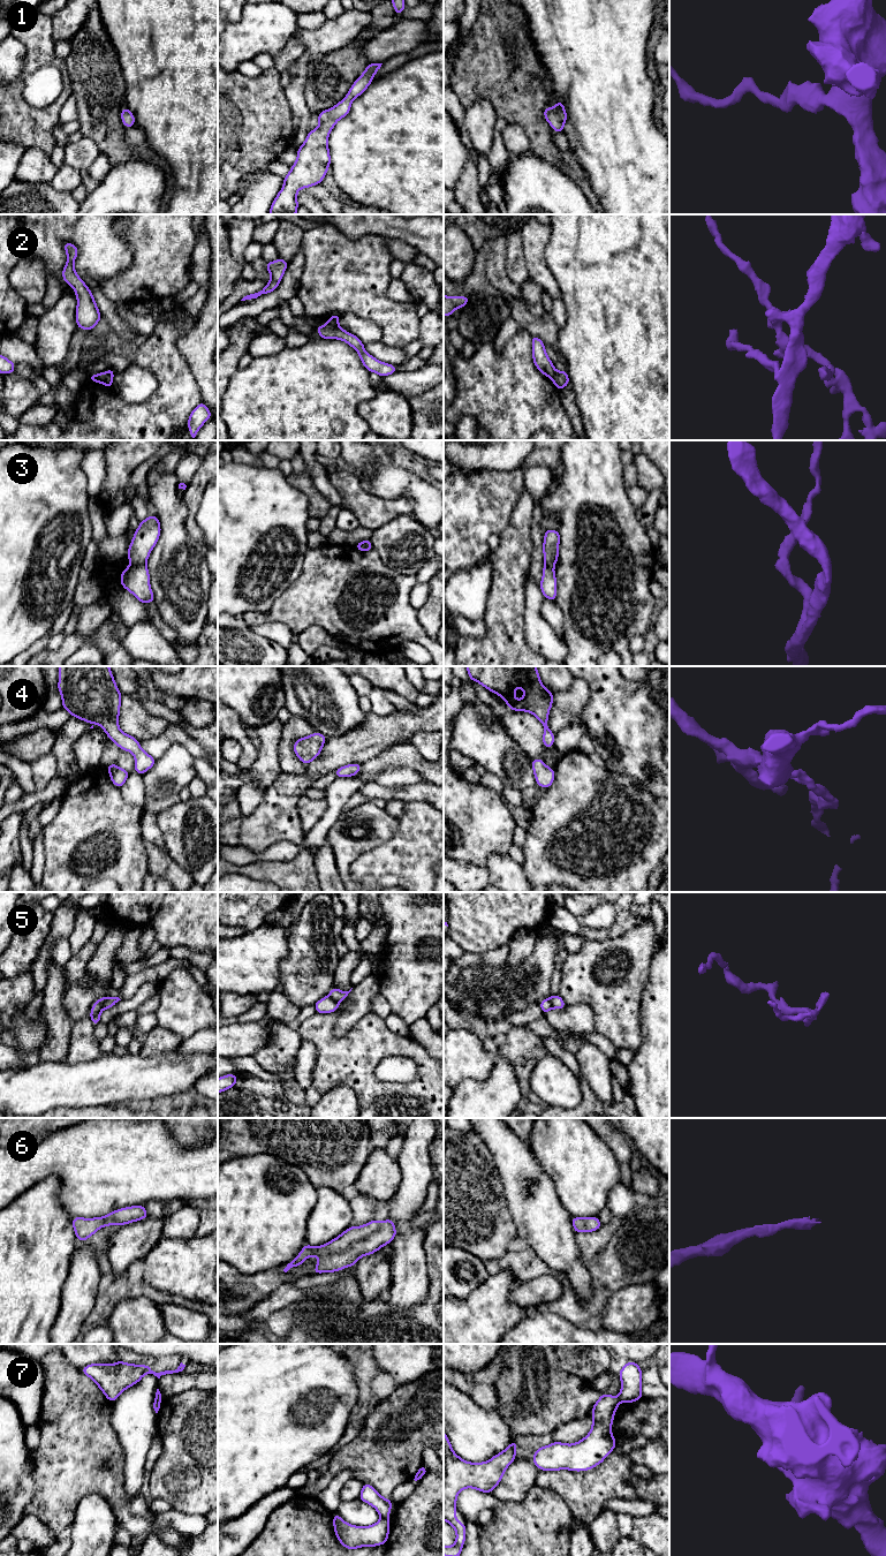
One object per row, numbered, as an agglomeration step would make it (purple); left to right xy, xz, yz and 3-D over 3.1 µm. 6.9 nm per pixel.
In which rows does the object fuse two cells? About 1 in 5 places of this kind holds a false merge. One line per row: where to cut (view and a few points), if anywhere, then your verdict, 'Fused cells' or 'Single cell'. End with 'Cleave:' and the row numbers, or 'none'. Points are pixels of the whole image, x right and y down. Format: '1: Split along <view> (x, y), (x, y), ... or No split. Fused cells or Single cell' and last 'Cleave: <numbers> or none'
1: No split. Single cell
2: Split along xz (327, 323), (337, 325). Fused cells
3: Split along xy (130, 564), (145, 565). Fused cells
4: No split. Single cell
5: Split along xy (106, 997), (101, 1009), (91, 1018). Fused cells
6: No split. Single cell
7: Split along xz (381, 1517), (387, 1519). Fused cells
Cleave: 2, 3, 5, 7

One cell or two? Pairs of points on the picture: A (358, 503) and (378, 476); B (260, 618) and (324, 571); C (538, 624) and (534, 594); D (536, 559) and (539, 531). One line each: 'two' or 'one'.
A: two
B: one
C: one
D: one

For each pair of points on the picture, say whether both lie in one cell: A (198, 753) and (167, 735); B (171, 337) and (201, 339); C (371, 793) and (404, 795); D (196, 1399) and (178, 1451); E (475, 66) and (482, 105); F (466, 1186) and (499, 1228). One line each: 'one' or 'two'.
A: one
B: two
C: one
D: one
E: two
F: one

